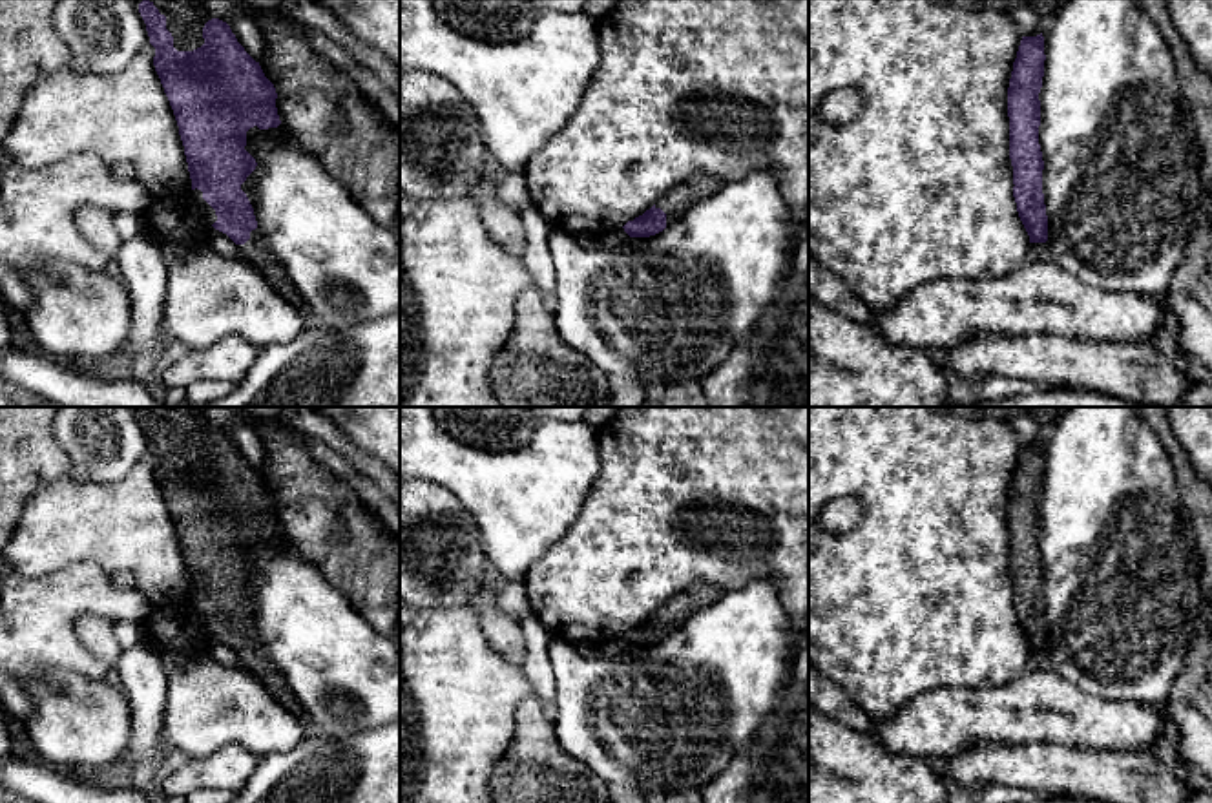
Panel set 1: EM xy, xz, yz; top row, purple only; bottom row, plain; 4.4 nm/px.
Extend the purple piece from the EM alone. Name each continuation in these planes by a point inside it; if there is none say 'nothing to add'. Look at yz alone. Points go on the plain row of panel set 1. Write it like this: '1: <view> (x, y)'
nothing to add

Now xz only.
1: xz (679, 608)

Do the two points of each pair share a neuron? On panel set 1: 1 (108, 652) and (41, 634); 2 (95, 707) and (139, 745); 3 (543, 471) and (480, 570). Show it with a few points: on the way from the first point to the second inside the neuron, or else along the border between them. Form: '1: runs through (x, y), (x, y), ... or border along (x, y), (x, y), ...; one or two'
1: border along (79, 615), (75, 636), (110, 668); two
2: border along (125, 696), (130, 707), (126, 754); two
3: border along (473, 519), (482, 552), (508, 581); two

